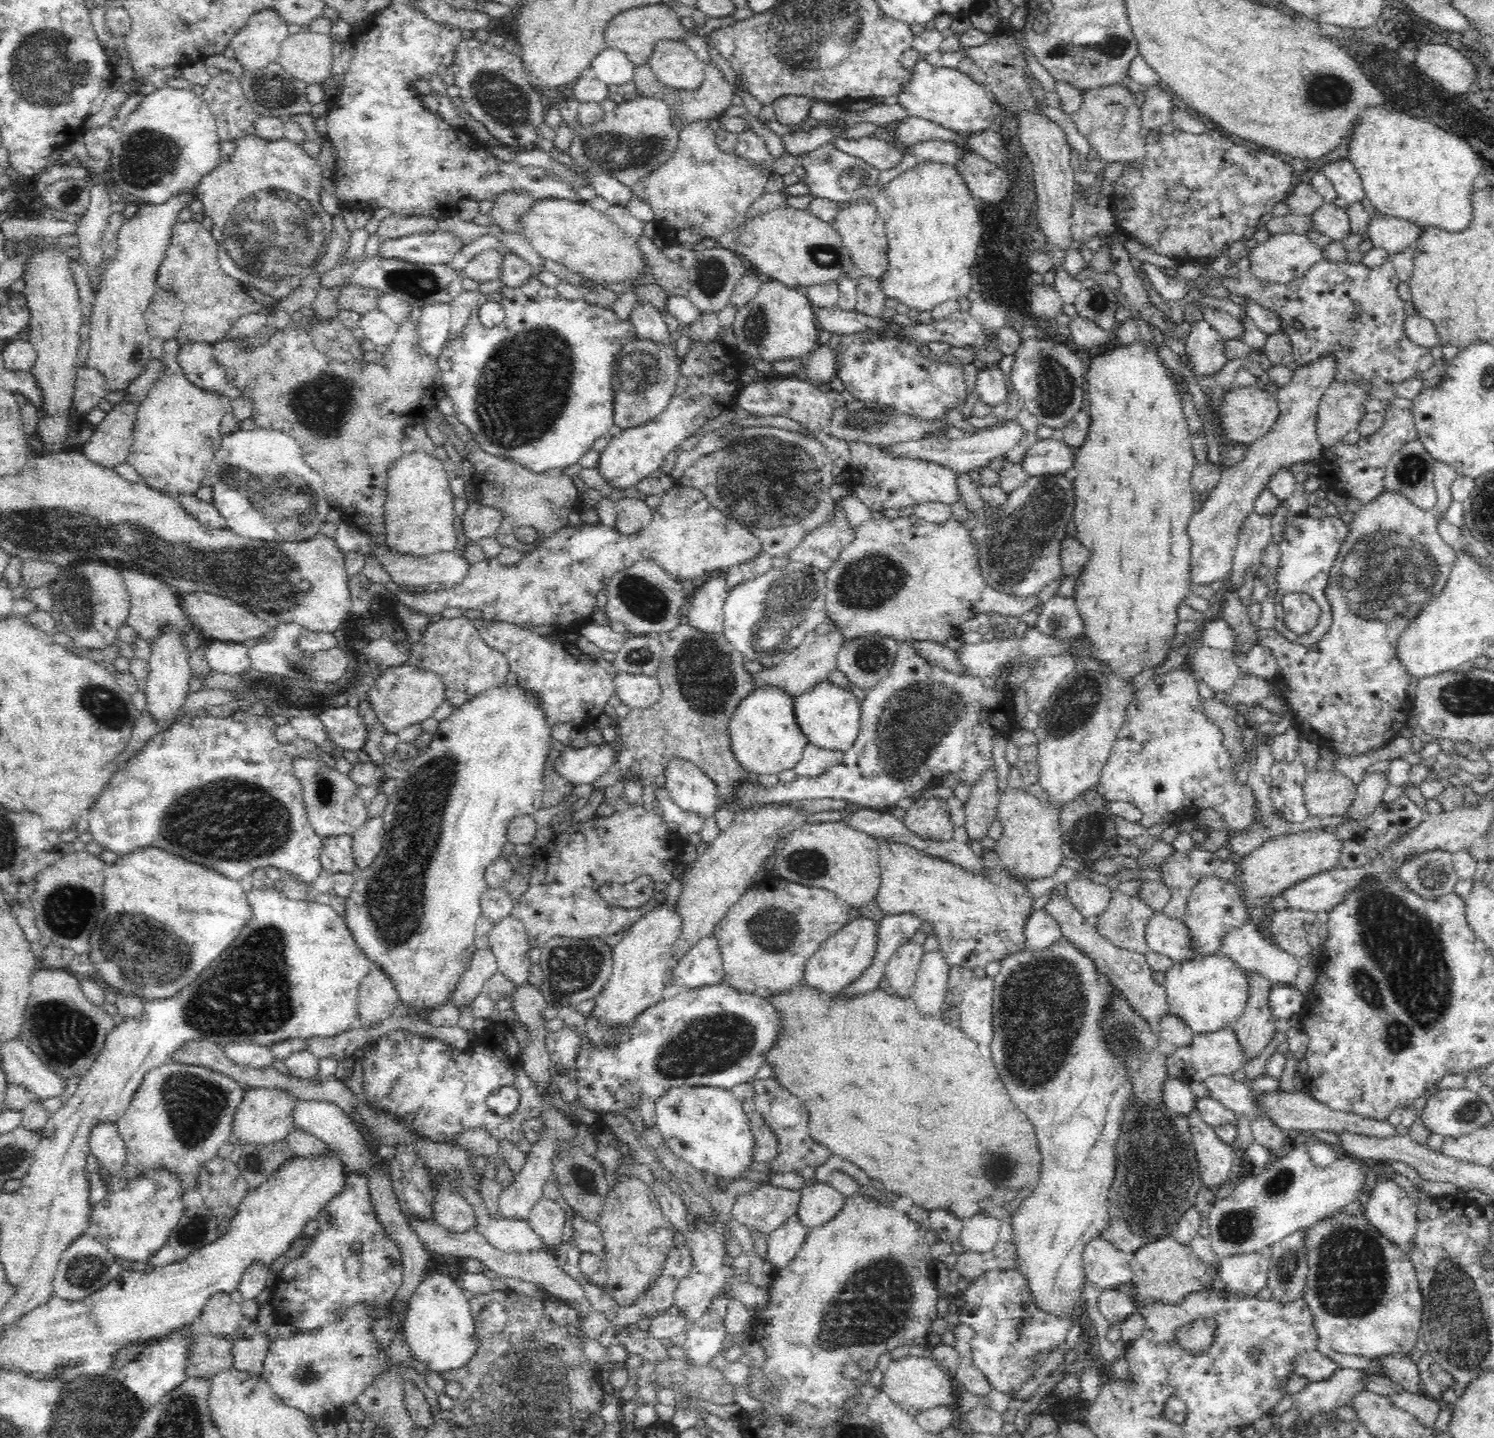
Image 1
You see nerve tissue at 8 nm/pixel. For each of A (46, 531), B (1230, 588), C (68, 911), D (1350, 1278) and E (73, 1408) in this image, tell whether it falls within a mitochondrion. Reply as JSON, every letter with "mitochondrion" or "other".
{"A":"mitochondrion","B":"other","C":"mitochondrion","D":"mitochondrion","E":"mitochondrion"}

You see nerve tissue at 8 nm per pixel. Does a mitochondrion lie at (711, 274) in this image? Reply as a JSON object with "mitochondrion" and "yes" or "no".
{"mitochondrion":"yes"}

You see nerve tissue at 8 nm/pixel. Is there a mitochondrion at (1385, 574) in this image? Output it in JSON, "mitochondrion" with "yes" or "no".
{"mitochondrion":"yes"}

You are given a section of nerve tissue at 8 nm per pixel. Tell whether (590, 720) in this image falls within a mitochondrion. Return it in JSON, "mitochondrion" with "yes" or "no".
{"mitochondrion":"no"}

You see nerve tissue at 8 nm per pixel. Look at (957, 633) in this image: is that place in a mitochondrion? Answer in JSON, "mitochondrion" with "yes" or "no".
{"mitochondrion":"no"}

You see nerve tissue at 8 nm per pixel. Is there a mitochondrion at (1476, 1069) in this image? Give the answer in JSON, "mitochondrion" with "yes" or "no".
{"mitochondrion":"no"}

